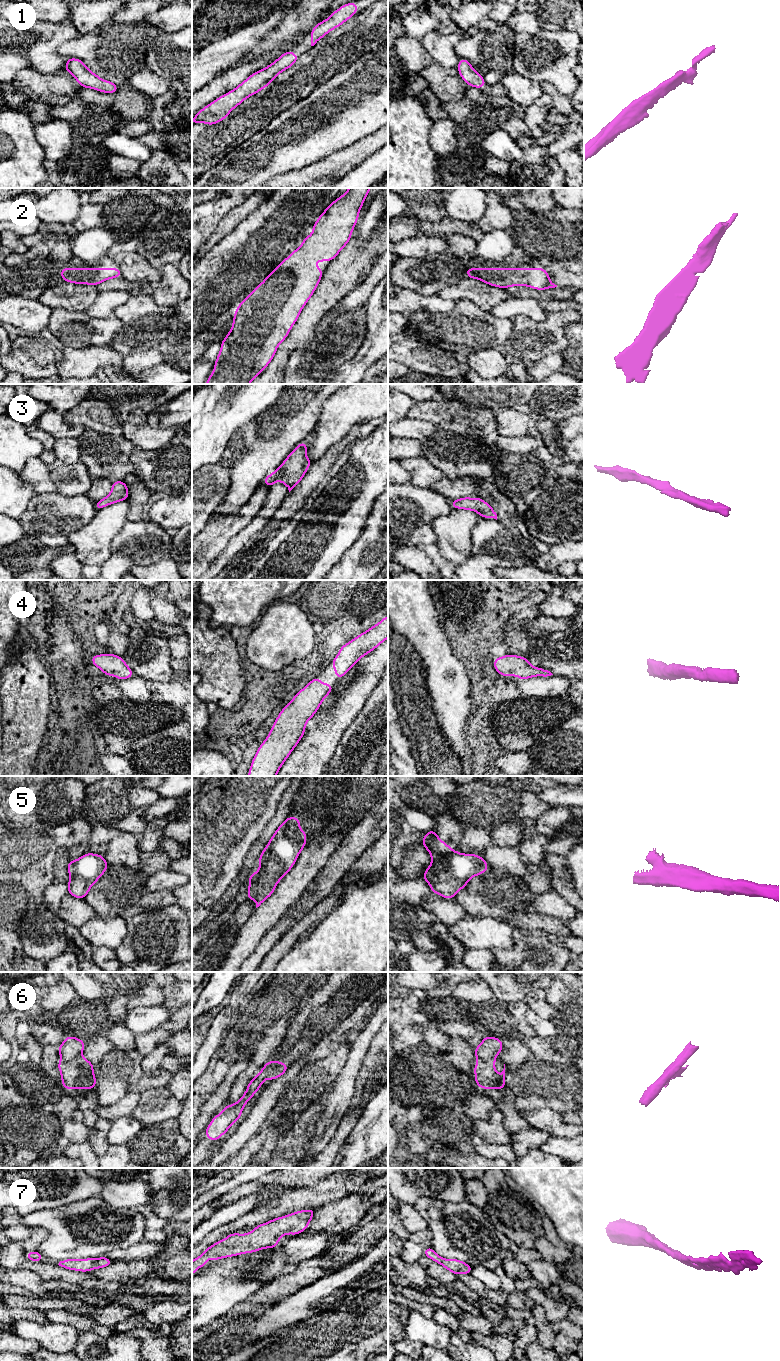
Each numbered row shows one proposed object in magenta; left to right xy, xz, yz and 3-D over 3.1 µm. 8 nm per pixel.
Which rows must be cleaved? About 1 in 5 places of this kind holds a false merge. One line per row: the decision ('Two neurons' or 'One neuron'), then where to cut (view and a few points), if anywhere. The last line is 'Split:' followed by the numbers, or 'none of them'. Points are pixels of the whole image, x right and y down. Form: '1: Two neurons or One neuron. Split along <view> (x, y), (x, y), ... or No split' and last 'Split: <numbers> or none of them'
1: One neuron. No split
2: One neuron. No split
3: One neuron. No split
4: One neuron. No split
5: One neuron. No split
6: Two neurons. Split along xz (271, 1067), (264, 1068), (258, 1075)
7: One neuron. No split
Split: 6

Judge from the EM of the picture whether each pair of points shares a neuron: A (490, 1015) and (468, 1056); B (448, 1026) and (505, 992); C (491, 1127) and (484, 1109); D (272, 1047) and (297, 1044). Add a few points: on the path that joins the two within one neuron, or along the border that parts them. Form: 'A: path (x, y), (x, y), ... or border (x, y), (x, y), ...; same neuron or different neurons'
A: border (452, 1037), (460, 1037), (466, 1041); different neurons
B: border (494, 997), (505, 1001), (519, 1001); different neurons
C: border (496, 1108), (488, 1115), (474, 1121); different neurons
D: border (289, 1024), (282, 1043), (269, 1059); different neurons

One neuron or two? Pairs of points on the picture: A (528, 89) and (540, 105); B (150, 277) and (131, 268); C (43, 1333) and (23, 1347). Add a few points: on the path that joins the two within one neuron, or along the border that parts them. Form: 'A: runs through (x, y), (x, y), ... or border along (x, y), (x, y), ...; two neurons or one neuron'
A: border along (543, 93), (524, 107); two neurons
B: runs through (145, 273), (136, 269); one neuron
C: border along (10, 1332), (32, 1340), (41, 1347); two neurons

